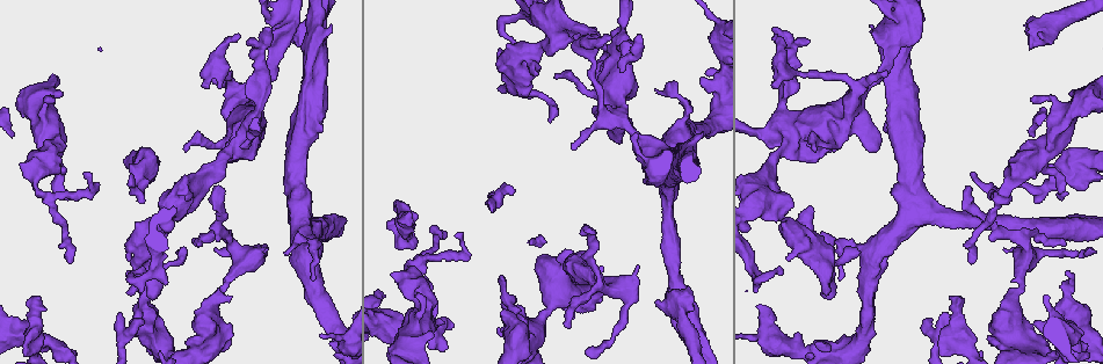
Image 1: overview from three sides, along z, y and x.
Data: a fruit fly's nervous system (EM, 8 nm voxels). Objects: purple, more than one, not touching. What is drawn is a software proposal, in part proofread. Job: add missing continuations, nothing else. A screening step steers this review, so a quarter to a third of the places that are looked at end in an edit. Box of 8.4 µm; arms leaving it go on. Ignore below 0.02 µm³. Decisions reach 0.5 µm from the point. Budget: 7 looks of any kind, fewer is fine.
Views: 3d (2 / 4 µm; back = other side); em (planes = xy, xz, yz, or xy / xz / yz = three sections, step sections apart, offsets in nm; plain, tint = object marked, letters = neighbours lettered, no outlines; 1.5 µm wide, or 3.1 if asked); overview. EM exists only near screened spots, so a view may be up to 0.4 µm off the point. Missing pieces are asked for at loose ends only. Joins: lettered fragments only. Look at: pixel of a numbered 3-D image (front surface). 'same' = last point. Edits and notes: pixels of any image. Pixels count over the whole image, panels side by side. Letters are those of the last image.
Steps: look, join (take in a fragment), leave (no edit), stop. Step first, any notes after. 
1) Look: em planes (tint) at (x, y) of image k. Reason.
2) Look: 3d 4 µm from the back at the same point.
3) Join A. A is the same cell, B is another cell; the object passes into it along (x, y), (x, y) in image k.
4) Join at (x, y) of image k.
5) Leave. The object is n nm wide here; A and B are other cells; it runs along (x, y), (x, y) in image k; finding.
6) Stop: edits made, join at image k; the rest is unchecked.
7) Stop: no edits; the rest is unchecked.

Look: 3d 2 µm at (639, 265) of image 1. Branch stops here.

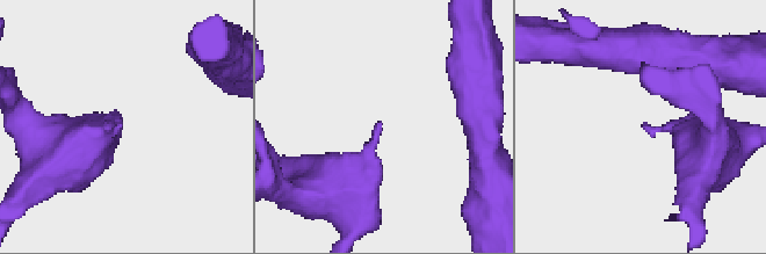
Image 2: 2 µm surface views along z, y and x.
Look: em xy step 4 (letters) at (379, 123) of image 2.

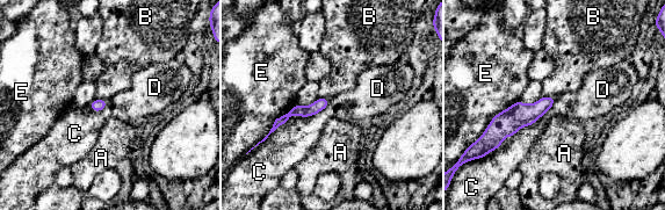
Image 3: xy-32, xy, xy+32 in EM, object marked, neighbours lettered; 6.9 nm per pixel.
Leave. A, B, C, D and E are other cells; a border runs along (543, 95), (556, 96) in image 3; none of them fits.

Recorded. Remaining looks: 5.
Look: 3d 2 µm at (1065, 246) of image 1. Branch stops here.

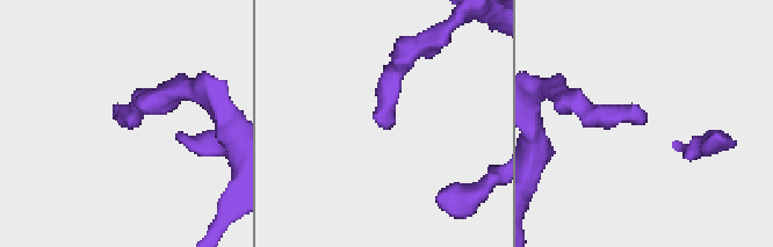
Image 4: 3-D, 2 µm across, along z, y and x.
Look: em planes (letters) at (129, 117) of image 4. Shape alone is not enough.

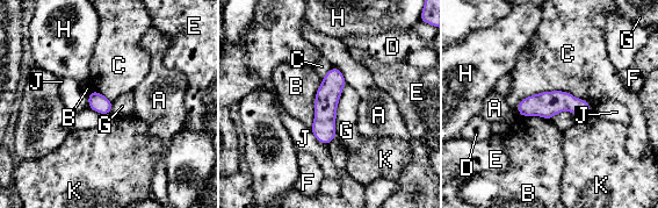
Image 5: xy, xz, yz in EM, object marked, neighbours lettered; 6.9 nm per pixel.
Leave. The object is 110 nm wide here; A, B, C, D, E, F, G, H, J and K are other cells; it runs along (334, 70), (325, 102), (324, 141) in image 5; no lettered fragment goes on from it.

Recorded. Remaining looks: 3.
Look: em planes (letters) at (655, 304) of image 1.

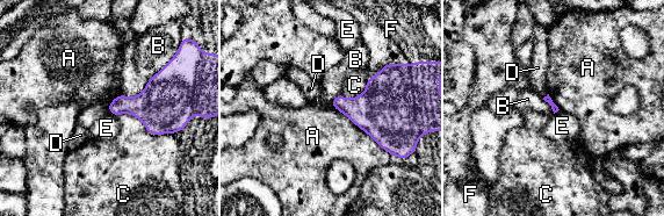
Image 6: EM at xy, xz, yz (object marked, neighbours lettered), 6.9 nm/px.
Join F. F is the same cell, A, B, C, D and E are other cells; the object passes into it along (402, 98), (382, 67), (394, 34) in image 6; it goes on there.

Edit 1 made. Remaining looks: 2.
Stop: edits made, join at image 6; the rest is unchecked.

